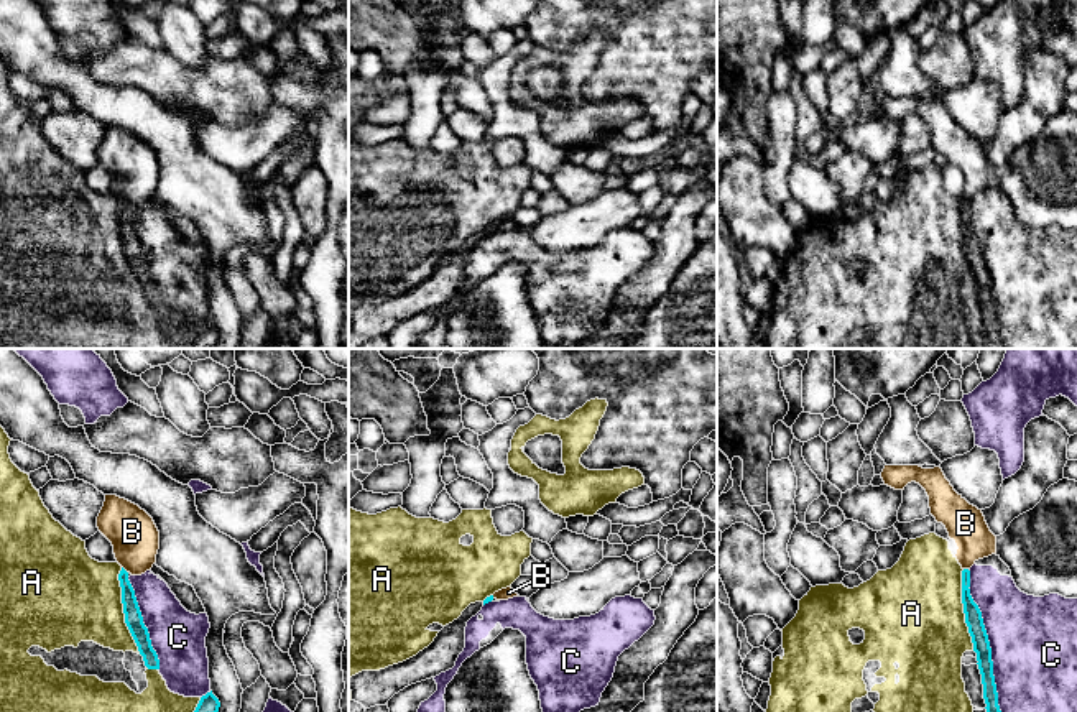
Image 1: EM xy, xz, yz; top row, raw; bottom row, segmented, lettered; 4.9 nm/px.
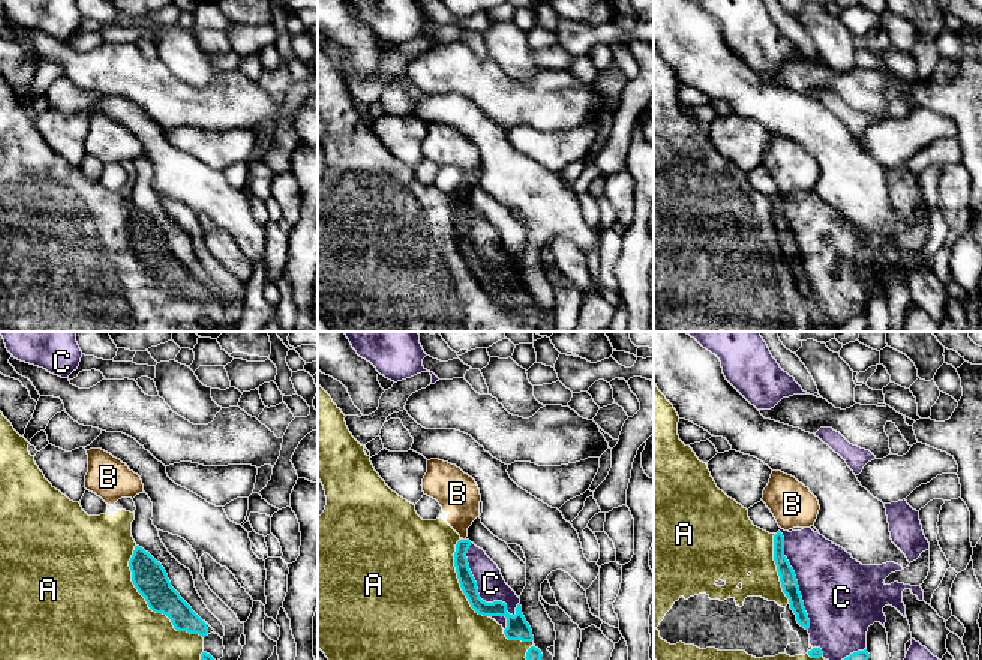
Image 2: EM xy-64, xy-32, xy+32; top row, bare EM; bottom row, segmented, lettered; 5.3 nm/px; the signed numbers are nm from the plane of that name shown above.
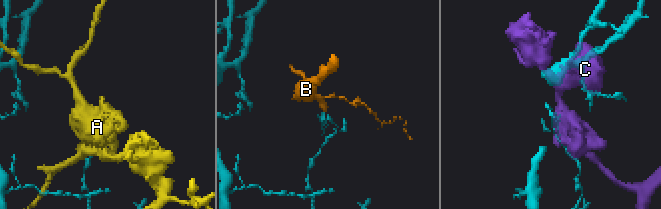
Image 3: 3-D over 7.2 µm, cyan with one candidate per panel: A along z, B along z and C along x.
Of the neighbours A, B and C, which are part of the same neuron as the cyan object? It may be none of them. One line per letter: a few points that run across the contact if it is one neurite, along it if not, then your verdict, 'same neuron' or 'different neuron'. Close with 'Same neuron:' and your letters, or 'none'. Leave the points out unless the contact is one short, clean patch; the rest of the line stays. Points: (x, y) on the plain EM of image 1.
A: different neuron
B: xy (122, 198), (127, 204) | different neuron
C: different neuron
Same neuron: none

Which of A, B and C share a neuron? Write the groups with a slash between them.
A / B / C

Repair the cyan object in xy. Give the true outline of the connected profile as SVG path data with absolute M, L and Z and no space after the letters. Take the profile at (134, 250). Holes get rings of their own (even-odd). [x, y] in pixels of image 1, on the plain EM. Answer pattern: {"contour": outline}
{"contour": "M122 199L118 206L122 219L122 235L125 245L125 255L138 278L140 286L143 288L145 298L148 301L159 301L159 291L156 283L151 278L148 260L143 255L143 248L135 229L135 222L128 212L128 204Z"}

